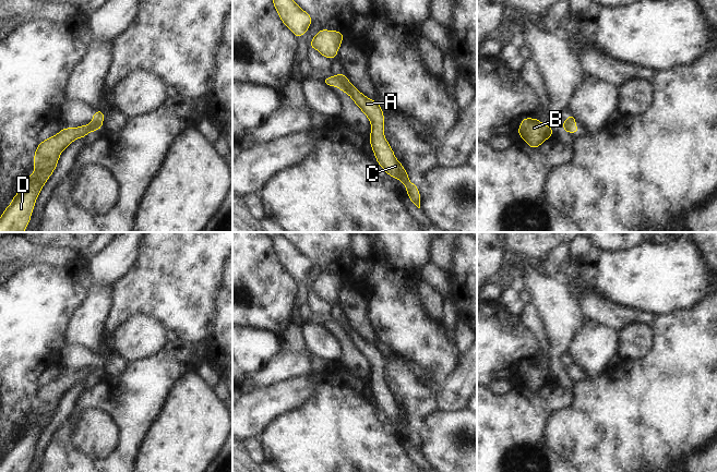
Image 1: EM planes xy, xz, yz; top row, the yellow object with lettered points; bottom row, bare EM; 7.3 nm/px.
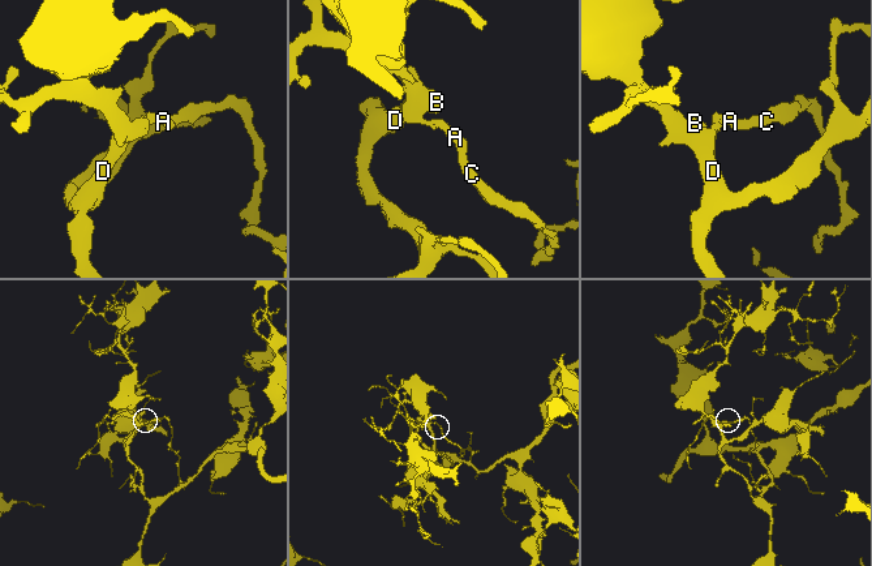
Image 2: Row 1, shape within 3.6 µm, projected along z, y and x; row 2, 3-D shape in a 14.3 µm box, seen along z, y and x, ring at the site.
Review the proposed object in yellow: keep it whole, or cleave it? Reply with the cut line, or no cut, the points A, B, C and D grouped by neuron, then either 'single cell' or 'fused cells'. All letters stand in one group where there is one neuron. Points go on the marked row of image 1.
cut in yz along (574, 120), (563, 125); A C / B D; fused cells

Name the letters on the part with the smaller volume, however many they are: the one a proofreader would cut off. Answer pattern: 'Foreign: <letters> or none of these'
Foreign: A, C.

